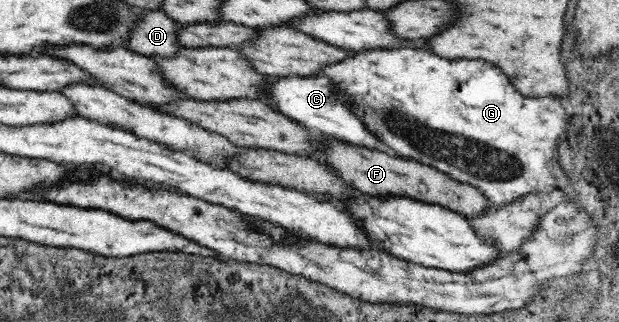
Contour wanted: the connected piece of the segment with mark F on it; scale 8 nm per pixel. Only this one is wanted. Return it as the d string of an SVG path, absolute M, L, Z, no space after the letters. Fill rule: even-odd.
M326 136L323 150L318 155L314 155L314 158L327 163L346 183L367 197L414 199L419 203L444 207L463 215L468 220L470 217L486 215L490 211L490 207L495 206L478 188L469 183L460 183L449 175L418 163L416 160L391 157L380 150L351 146L346 142L336 140L336 138Z

